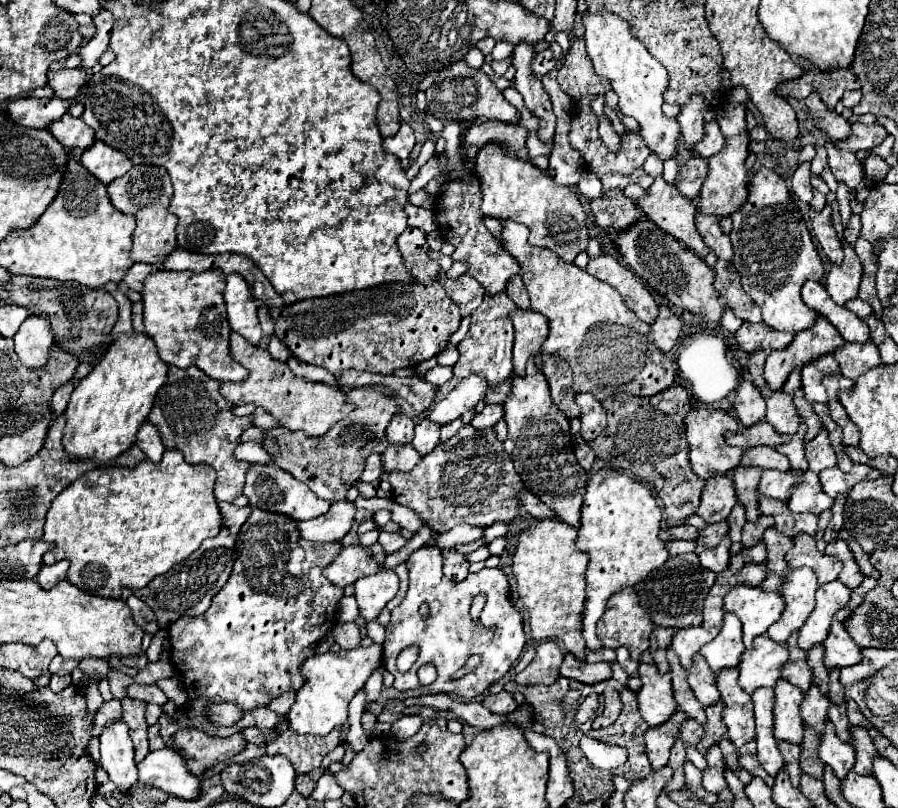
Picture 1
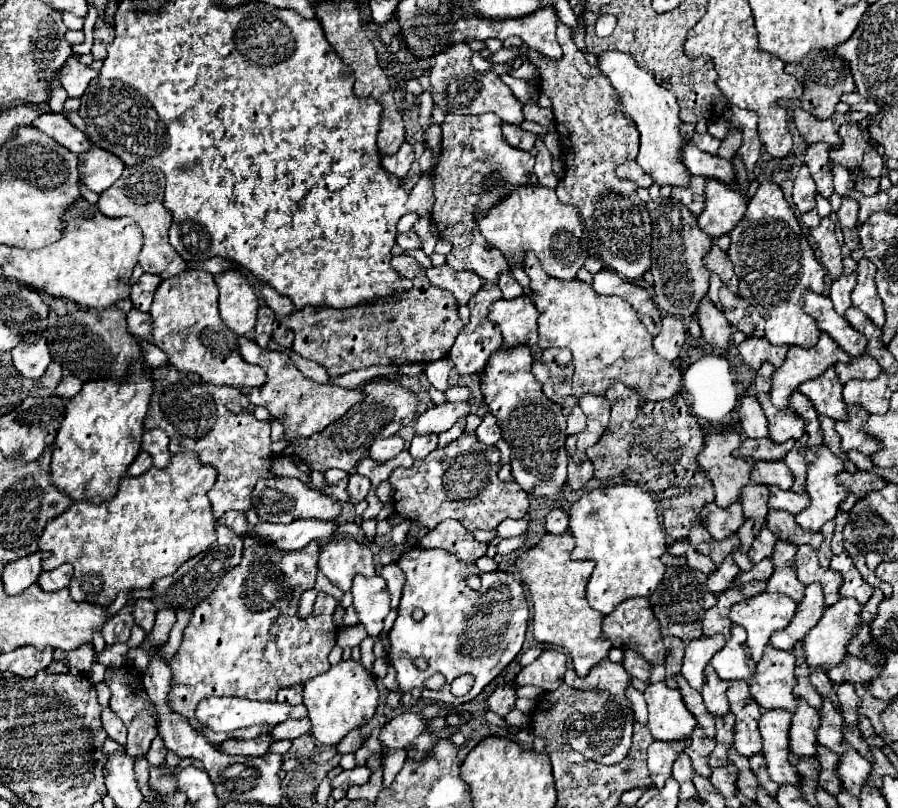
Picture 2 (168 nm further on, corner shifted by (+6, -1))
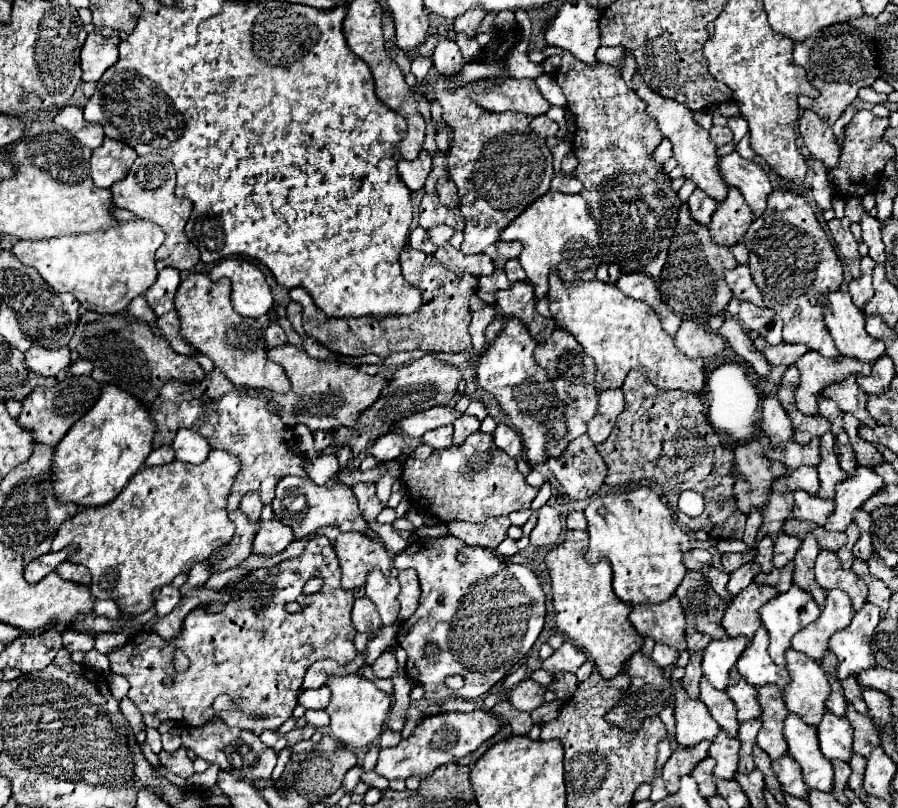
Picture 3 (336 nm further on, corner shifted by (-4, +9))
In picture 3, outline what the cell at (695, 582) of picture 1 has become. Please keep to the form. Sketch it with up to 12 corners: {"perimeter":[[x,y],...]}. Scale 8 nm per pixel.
{"perimeter":[[688,570],[676,598],[696,630],[722,638],[726,602],[698,570]]}

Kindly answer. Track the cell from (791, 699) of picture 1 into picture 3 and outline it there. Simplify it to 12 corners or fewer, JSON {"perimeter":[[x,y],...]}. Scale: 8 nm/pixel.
{"perimeter":[[826,710],[818,742],[828,760],[848,762],[852,726]]}

